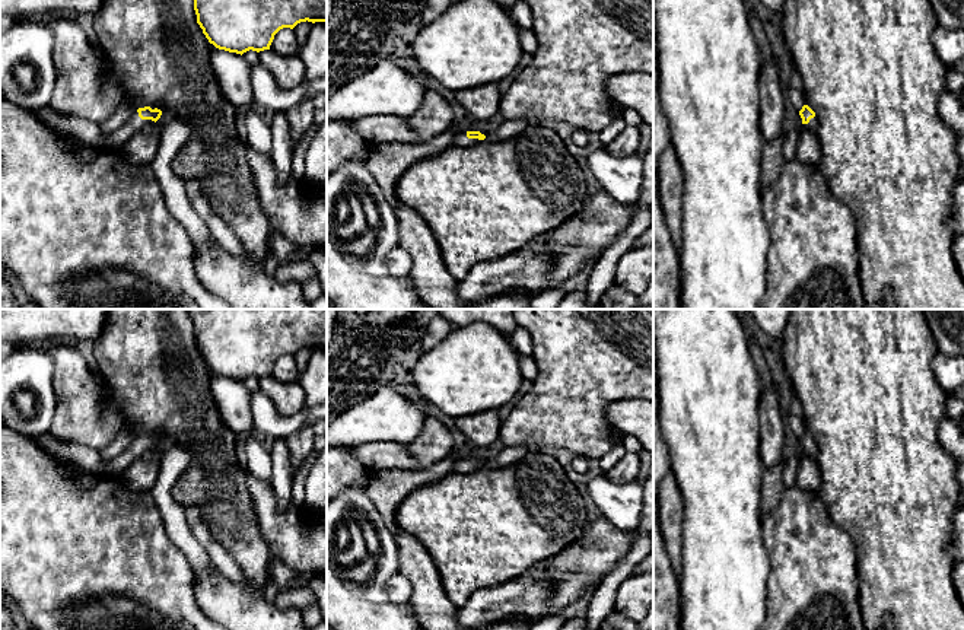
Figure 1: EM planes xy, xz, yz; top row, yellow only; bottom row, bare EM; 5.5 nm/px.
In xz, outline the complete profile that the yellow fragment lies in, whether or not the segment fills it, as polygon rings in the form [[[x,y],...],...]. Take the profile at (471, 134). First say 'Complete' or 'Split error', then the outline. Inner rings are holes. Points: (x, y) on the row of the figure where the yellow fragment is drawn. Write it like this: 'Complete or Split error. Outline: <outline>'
Split error. Outline: [[[459,131],[452,146],[470,147],[470,146],[480,143],[484,139],[486,136],[481,134],[480,131]]]

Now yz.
Split error. Outline: [[[808,105],[802,106],[799,115],[802,118],[802,128],[817,131],[818,120],[815,117],[815,112]]]

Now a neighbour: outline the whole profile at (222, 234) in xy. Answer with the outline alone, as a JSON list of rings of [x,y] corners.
[[[197,178],[185,182],[185,192],[195,213],[204,220],[213,239],[233,257],[245,258],[244,245],[232,228],[213,211]]]

